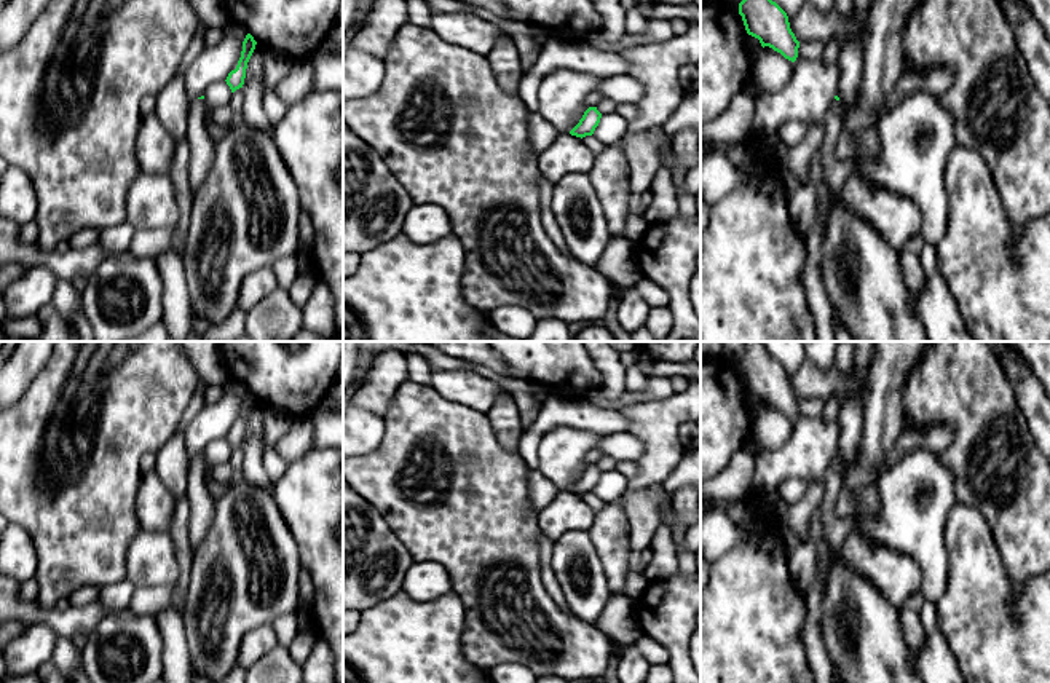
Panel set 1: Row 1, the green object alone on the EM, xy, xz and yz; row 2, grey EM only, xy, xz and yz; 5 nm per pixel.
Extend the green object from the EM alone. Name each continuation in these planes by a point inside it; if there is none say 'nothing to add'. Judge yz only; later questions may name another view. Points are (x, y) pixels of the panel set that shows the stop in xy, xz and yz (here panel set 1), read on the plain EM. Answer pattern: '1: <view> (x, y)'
1: yz (824, 522)

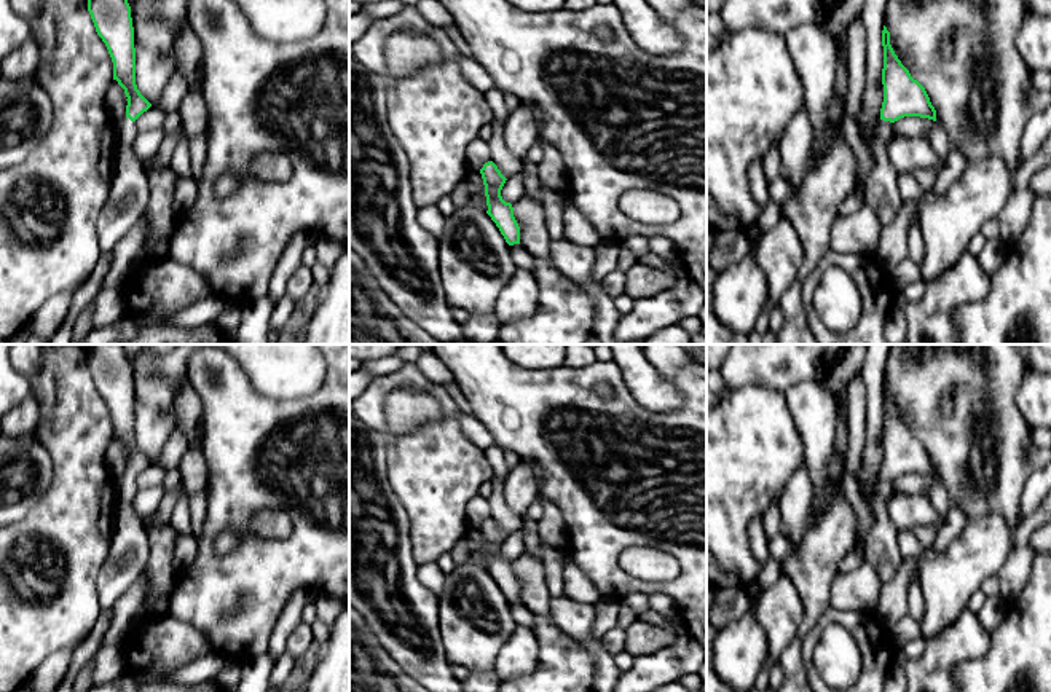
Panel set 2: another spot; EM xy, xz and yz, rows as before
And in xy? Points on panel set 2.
1: xy (128, 555)

